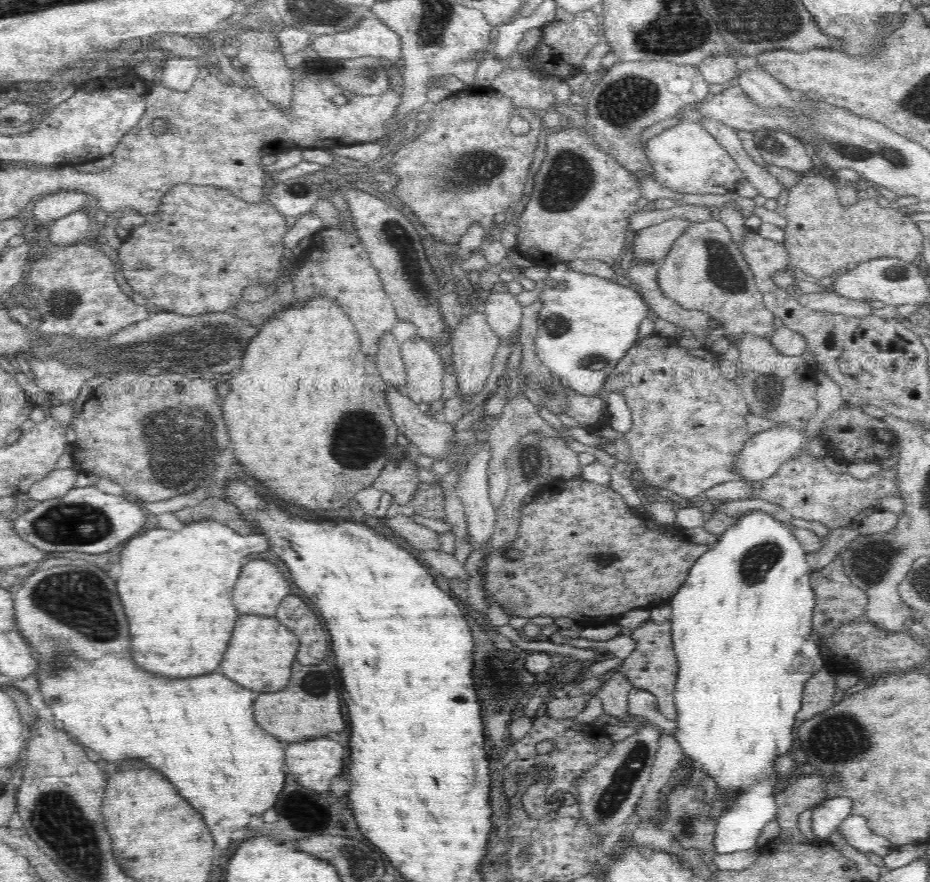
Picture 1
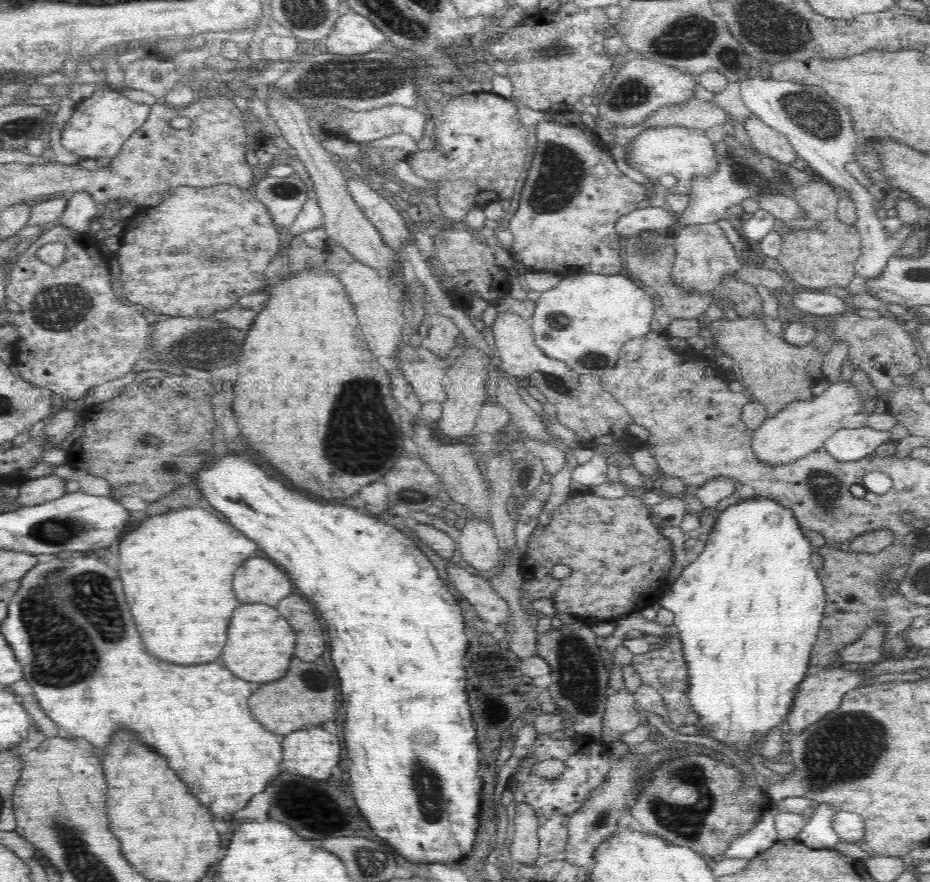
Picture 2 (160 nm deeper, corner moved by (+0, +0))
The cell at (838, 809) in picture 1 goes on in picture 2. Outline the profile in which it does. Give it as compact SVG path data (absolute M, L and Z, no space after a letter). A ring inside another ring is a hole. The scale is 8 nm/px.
M818 803L807 824L800 834L797 834L797 840L816 850L833 848L841 842L837 832L832 828L833 814L838 811L840 810L837 805Z

